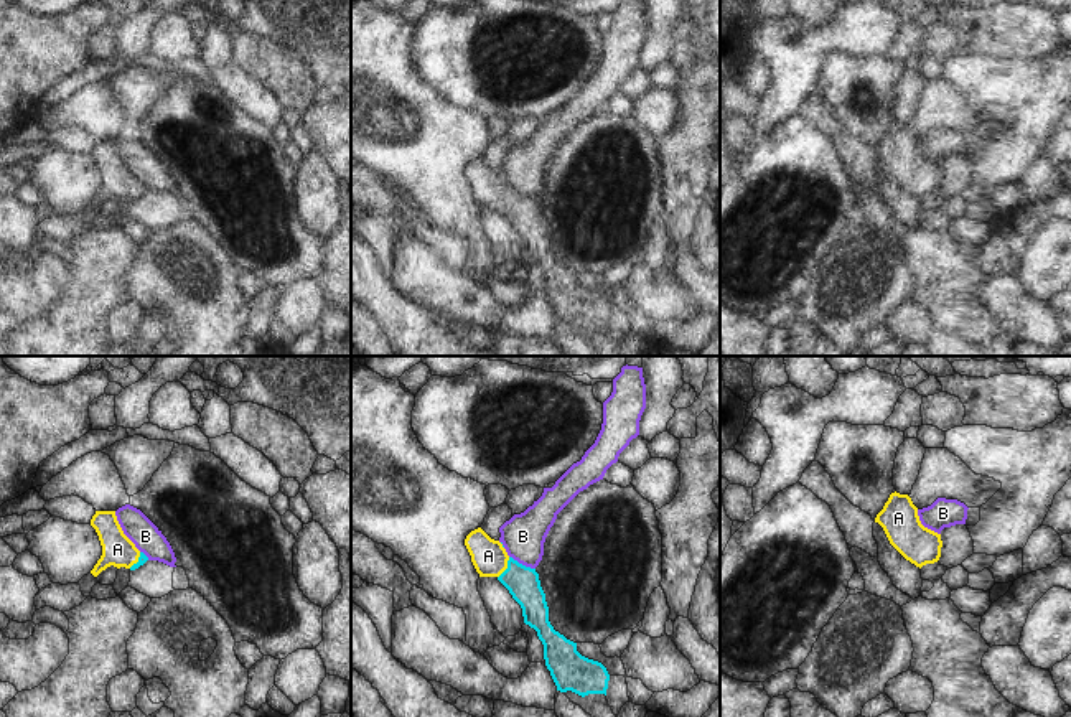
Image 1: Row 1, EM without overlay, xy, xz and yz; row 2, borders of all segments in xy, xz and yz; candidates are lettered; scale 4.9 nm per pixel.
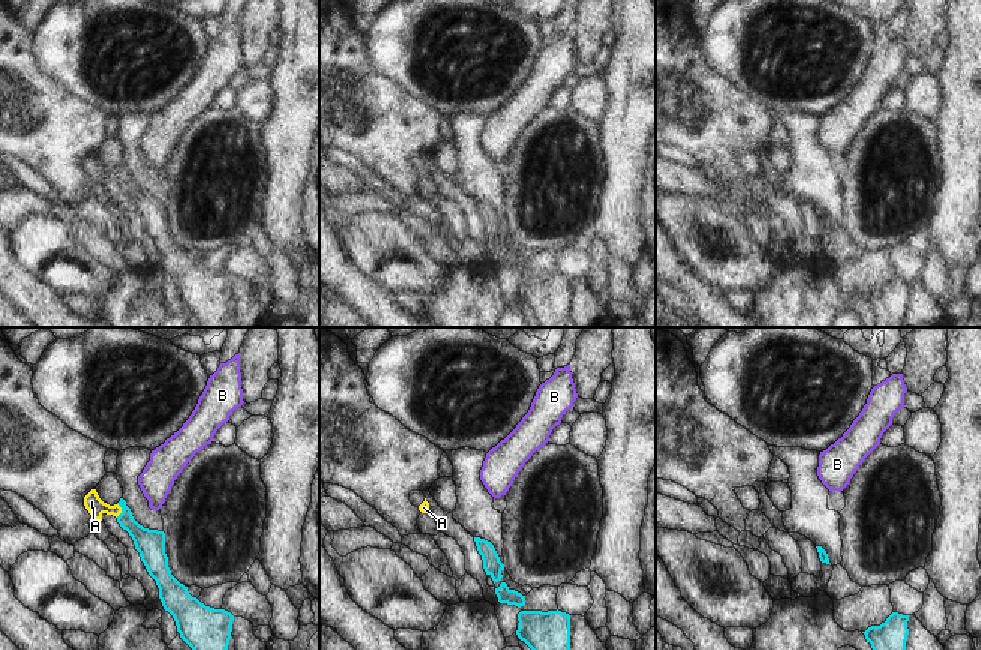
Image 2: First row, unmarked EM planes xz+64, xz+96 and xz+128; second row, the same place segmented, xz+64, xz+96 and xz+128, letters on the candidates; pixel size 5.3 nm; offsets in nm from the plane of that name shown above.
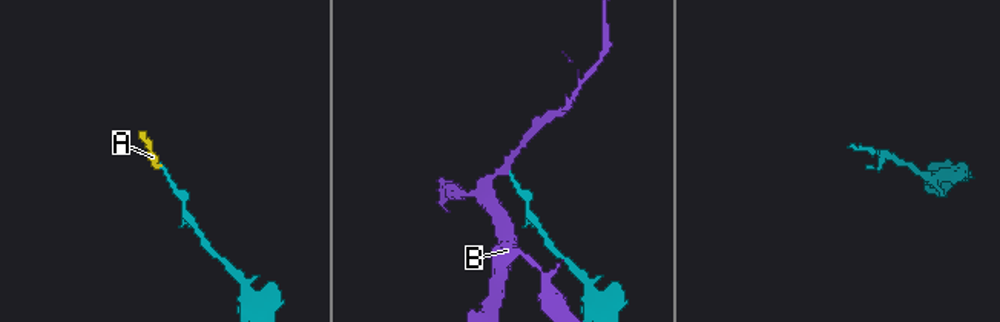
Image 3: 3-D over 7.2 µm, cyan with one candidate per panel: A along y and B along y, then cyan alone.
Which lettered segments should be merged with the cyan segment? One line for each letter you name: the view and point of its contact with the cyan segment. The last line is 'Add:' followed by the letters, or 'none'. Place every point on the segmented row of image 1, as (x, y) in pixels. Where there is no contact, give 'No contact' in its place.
A: Touches cyan at xz (508, 567)
Add: A.

